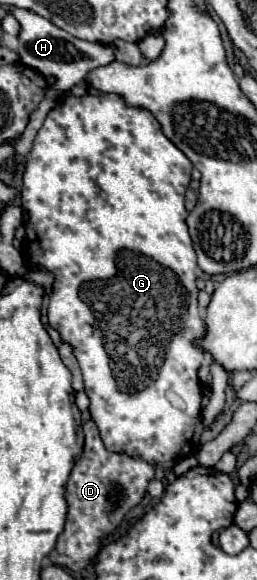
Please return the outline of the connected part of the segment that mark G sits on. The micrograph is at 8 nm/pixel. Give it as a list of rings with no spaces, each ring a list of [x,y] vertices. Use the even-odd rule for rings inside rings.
[[[86,85],[74,87],[66,99],[54,107],[44,125],[40,127],[34,147],[26,159],[26,169],[22,175],[22,209],[28,213],[26,217],[26,261],[28,265],[36,265],[44,271],[50,271],[54,275],[54,285],[48,301],[48,323],[52,329],[56,329],[62,337],[64,343],[72,345],[72,353],[76,355],[82,375],[84,375],[84,391],[90,399],[90,415],[92,421],[96,423],[100,437],[106,445],[108,451],[114,453],[128,453],[128,455],[138,455],[150,463],[162,463],[162,461],[172,461],[180,457],[188,457],[196,451],[196,441],[194,441],[194,429],[198,429],[198,443],[202,435],[202,385],[198,379],[198,369],[206,357],[204,349],[198,345],[198,341],[204,337],[206,325],[200,317],[198,309],[198,287],[196,287],[196,253],[192,249],[192,241],[188,235],[186,227],[186,217],[188,211],[184,207],[184,193],[190,185],[190,171],[192,163],[190,159],[168,139],[164,137],[158,121],[154,115],[146,109],[136,109],[128,107],[122,97],[112,95],[112,93],[98,93],[92,91]],[[98,261],[114,261],[118,273],[114,277],[100,279],[98,277]]]

